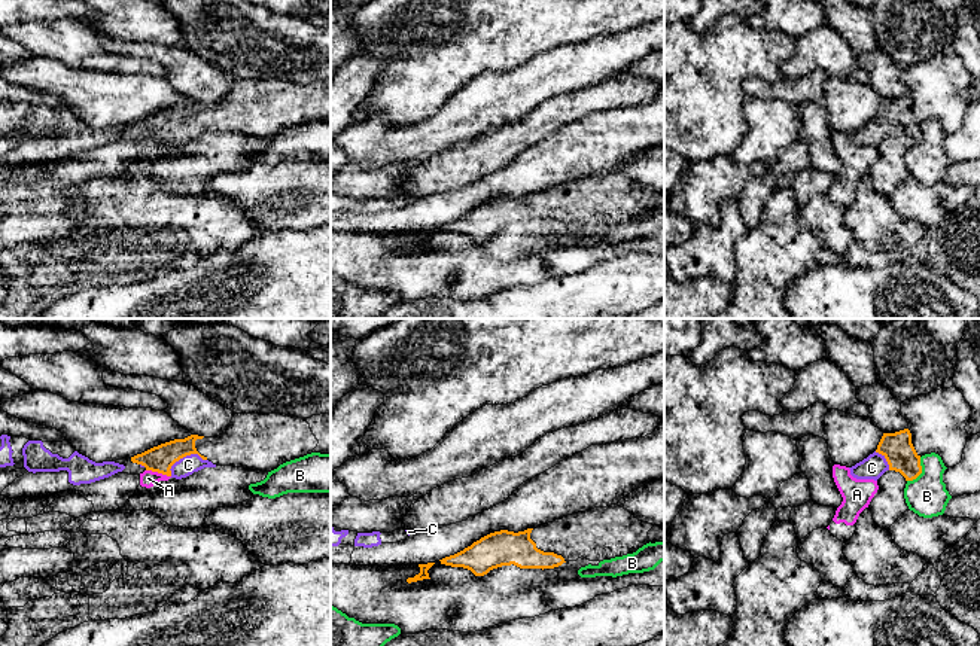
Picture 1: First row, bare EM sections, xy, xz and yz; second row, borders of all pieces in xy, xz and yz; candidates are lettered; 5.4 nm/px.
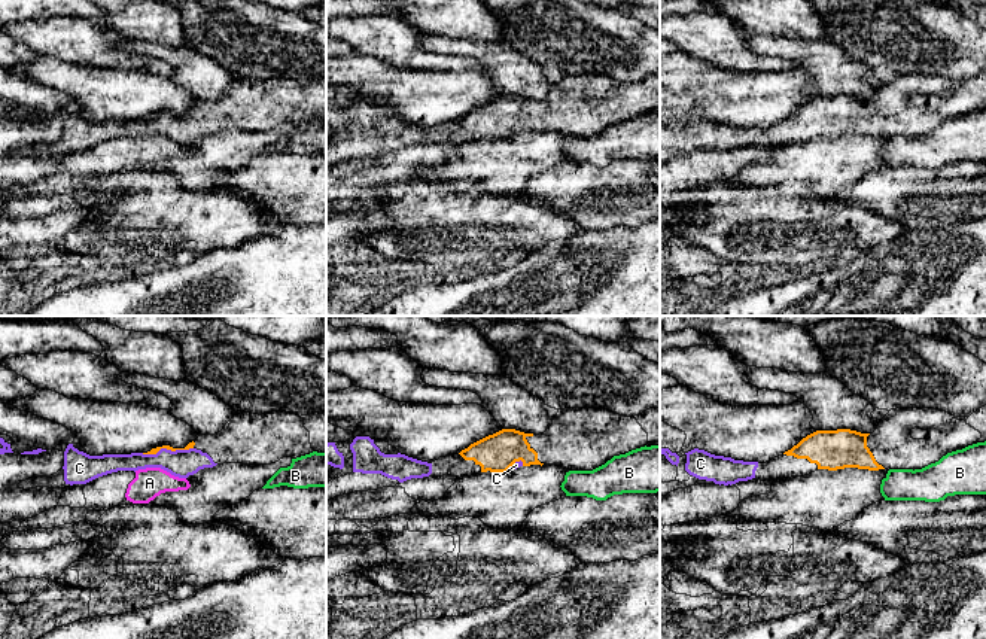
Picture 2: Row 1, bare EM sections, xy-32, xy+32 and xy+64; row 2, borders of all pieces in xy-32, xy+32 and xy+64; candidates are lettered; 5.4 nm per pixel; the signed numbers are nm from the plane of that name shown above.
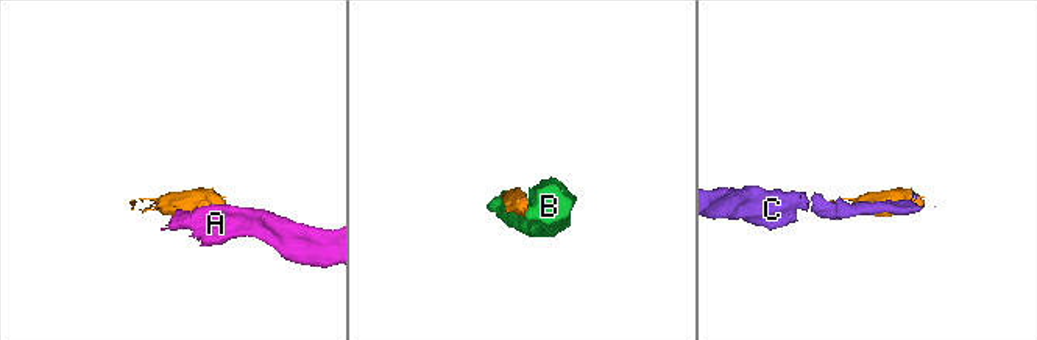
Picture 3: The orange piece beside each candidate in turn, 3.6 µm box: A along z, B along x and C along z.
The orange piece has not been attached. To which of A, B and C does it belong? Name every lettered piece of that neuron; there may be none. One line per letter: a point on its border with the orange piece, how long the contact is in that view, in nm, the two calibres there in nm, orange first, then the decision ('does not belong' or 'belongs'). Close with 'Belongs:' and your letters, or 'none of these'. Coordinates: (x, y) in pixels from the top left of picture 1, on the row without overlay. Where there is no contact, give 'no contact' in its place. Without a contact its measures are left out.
A: contact xy (158, 139); length 140 nm; calibres 150 and 90 nm; does not belong
B: contact yz (921, 139); length 150 nm; calibres 160 and 220 nm; does not belong
C: contact xy (183, 122); length 220 nm; calibres 150 and 100 nm; belongs
Belongs: C

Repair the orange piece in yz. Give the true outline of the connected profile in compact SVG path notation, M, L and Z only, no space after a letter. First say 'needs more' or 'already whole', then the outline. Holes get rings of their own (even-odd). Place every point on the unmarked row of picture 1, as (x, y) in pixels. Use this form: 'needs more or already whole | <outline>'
needs more | M909 95L883 100L877 116L862 128L849 134L856 146L877 147L886 137L900 138L906 147L913 147L922 140L920 122L911 110Z

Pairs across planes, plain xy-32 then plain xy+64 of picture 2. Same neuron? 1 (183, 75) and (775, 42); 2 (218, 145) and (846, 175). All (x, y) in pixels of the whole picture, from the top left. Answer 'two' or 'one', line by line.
1: one
2: one

